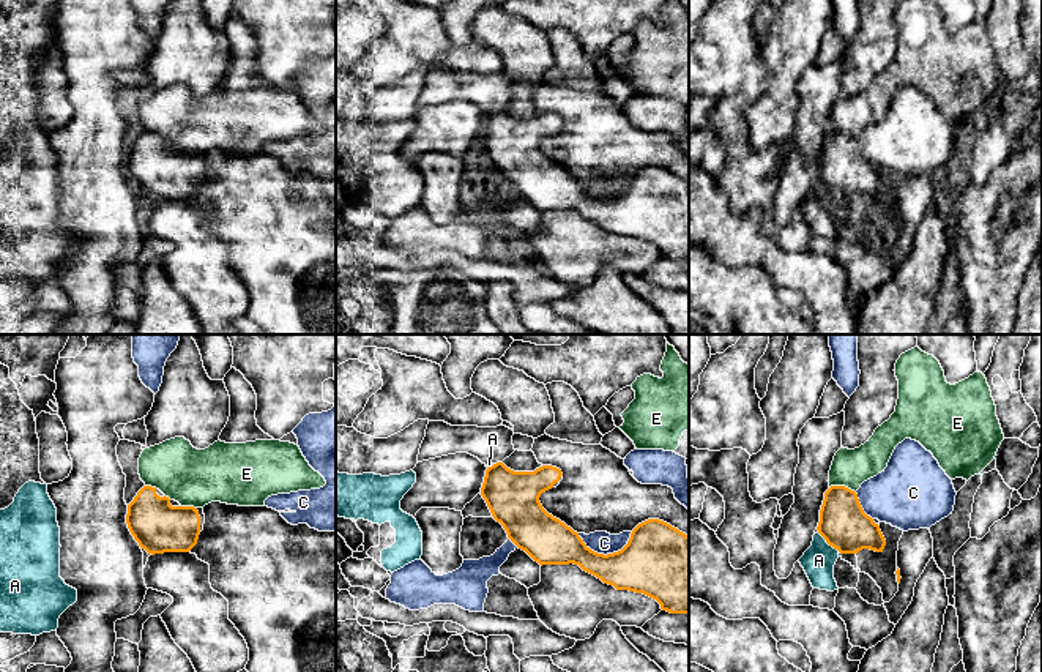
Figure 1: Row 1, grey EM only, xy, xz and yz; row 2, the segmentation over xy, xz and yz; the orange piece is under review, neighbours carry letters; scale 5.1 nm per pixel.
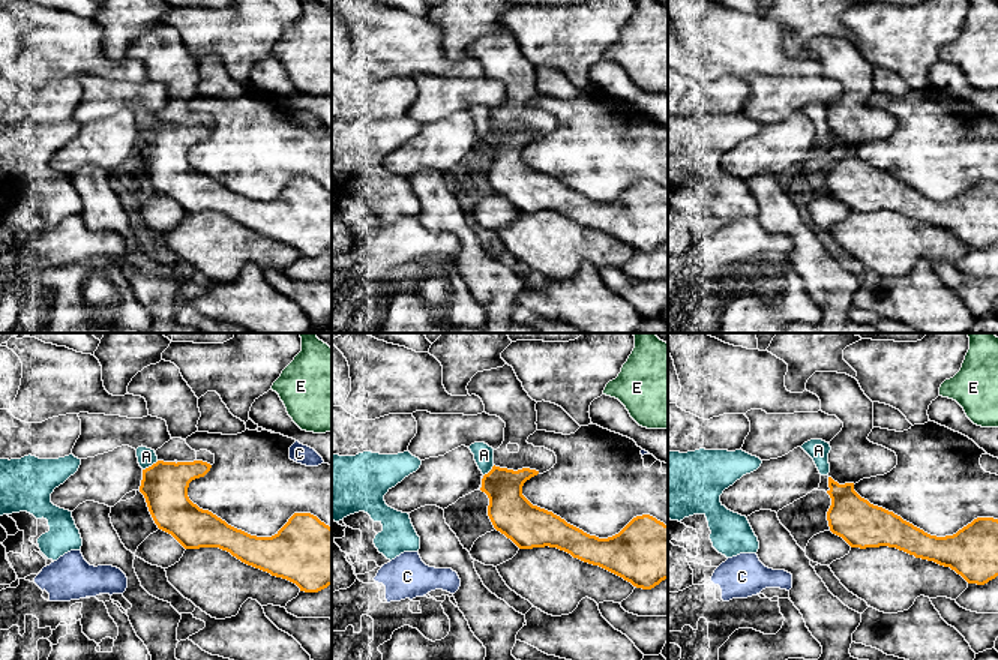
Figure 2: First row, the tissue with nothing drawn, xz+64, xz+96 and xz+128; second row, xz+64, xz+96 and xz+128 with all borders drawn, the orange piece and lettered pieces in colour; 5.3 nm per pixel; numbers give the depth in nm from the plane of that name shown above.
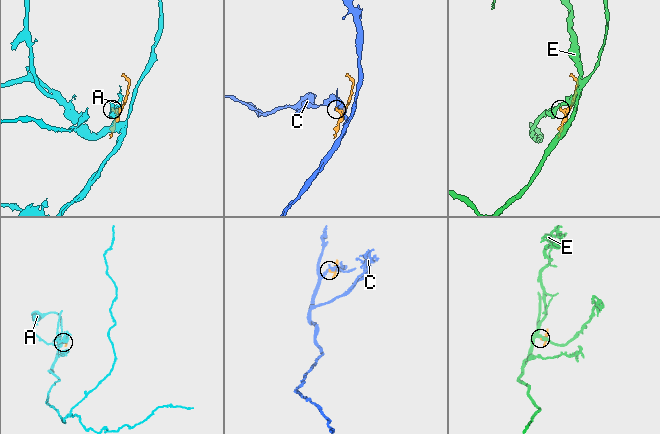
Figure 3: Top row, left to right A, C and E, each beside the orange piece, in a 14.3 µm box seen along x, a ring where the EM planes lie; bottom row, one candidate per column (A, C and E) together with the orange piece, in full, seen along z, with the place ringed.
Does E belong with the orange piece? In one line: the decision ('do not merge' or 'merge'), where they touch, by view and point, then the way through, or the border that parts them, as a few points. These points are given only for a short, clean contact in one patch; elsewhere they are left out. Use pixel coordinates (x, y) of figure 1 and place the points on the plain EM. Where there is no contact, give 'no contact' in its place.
do not merge; meets orange in yz at (842, 133); border along yz (829, 133), (847, 133), (855, 139)

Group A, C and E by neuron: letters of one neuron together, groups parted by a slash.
A / C / E

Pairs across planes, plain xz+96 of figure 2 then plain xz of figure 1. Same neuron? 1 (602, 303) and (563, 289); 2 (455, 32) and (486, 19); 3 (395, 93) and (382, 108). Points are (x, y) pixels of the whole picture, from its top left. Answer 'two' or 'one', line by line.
1: two
2: two
3: one

